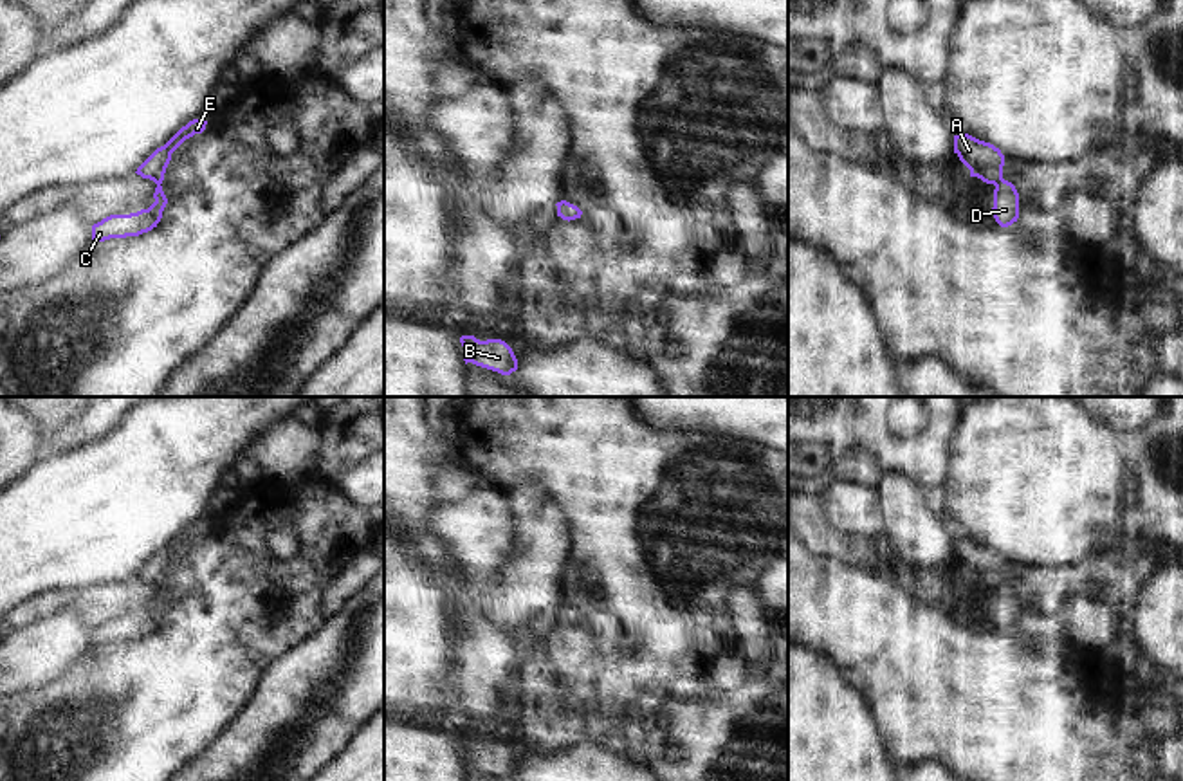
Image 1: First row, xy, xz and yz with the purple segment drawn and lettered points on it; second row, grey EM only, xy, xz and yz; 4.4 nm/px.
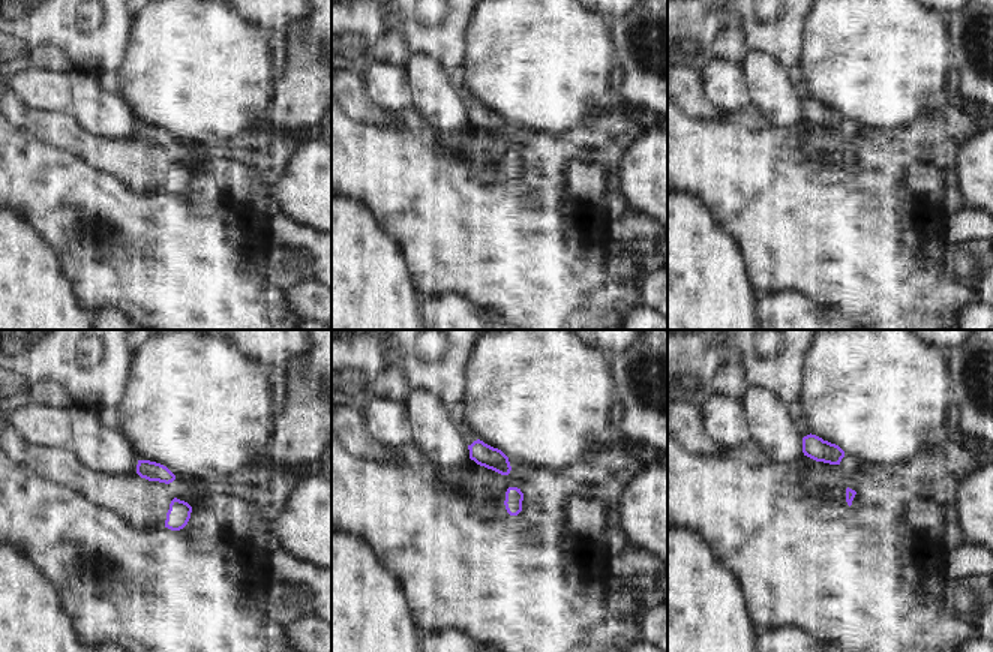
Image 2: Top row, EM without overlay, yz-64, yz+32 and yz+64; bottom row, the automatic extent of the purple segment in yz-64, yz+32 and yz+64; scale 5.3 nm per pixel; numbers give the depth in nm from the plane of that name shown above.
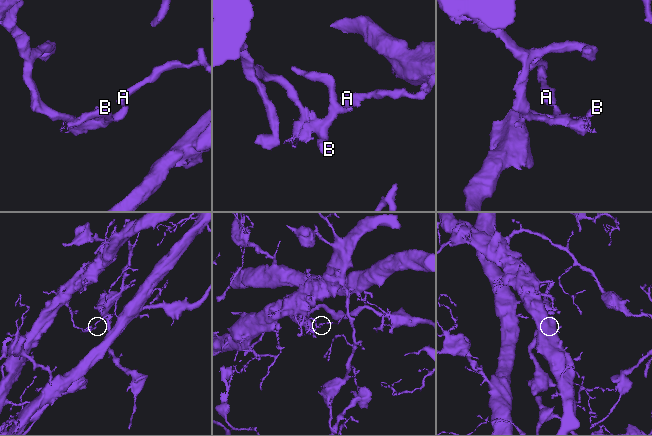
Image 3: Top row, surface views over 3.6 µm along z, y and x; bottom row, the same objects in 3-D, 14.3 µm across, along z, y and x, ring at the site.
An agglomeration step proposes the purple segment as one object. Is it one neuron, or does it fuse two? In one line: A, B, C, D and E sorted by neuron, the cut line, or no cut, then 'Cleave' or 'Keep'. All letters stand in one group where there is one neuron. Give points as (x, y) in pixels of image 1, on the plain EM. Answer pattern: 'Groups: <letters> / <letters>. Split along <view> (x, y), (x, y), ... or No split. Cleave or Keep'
Groups: A E / B C D. Split along yz (1001, 581), (994, 588). Cleave.

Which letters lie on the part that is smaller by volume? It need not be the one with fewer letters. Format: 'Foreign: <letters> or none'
Foreign: A, E

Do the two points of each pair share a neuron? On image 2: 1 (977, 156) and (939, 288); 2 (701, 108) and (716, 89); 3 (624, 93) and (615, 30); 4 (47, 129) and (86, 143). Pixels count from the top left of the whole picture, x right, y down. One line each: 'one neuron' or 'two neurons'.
1: two neurons
2: two neurons
3: one neuron
4: one neuron

